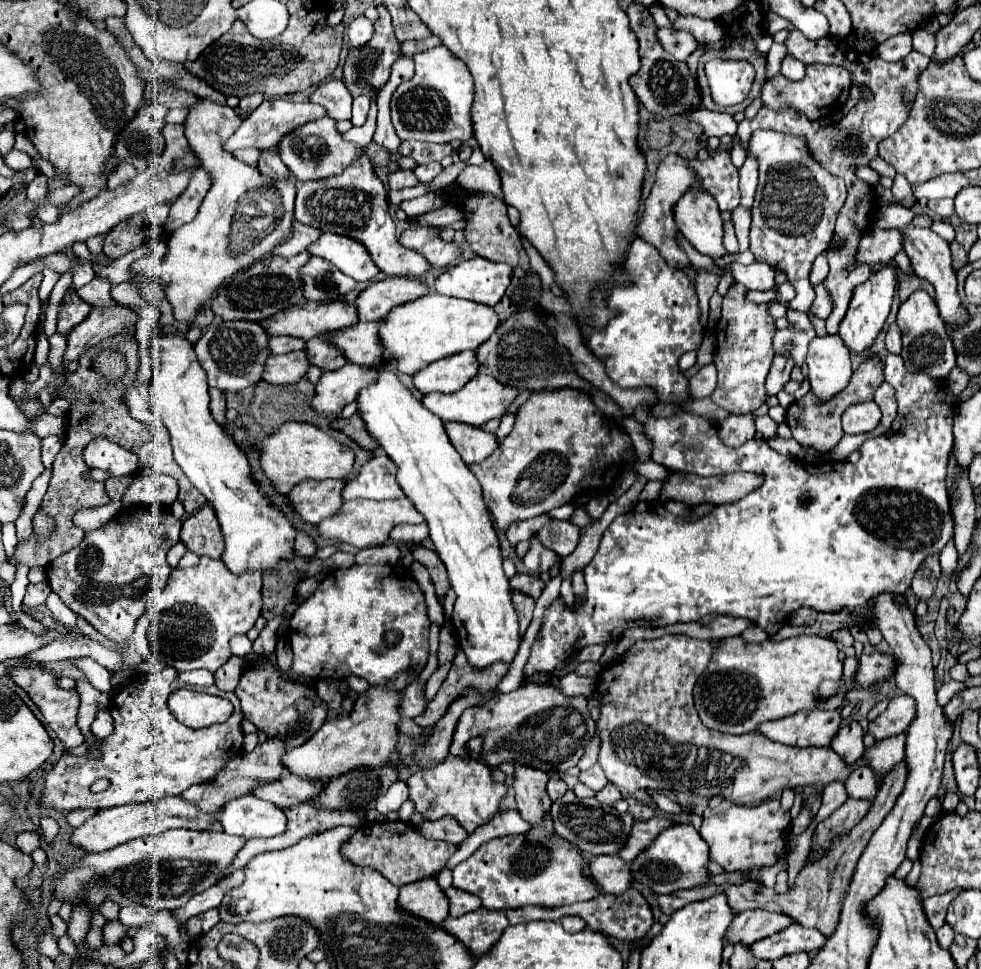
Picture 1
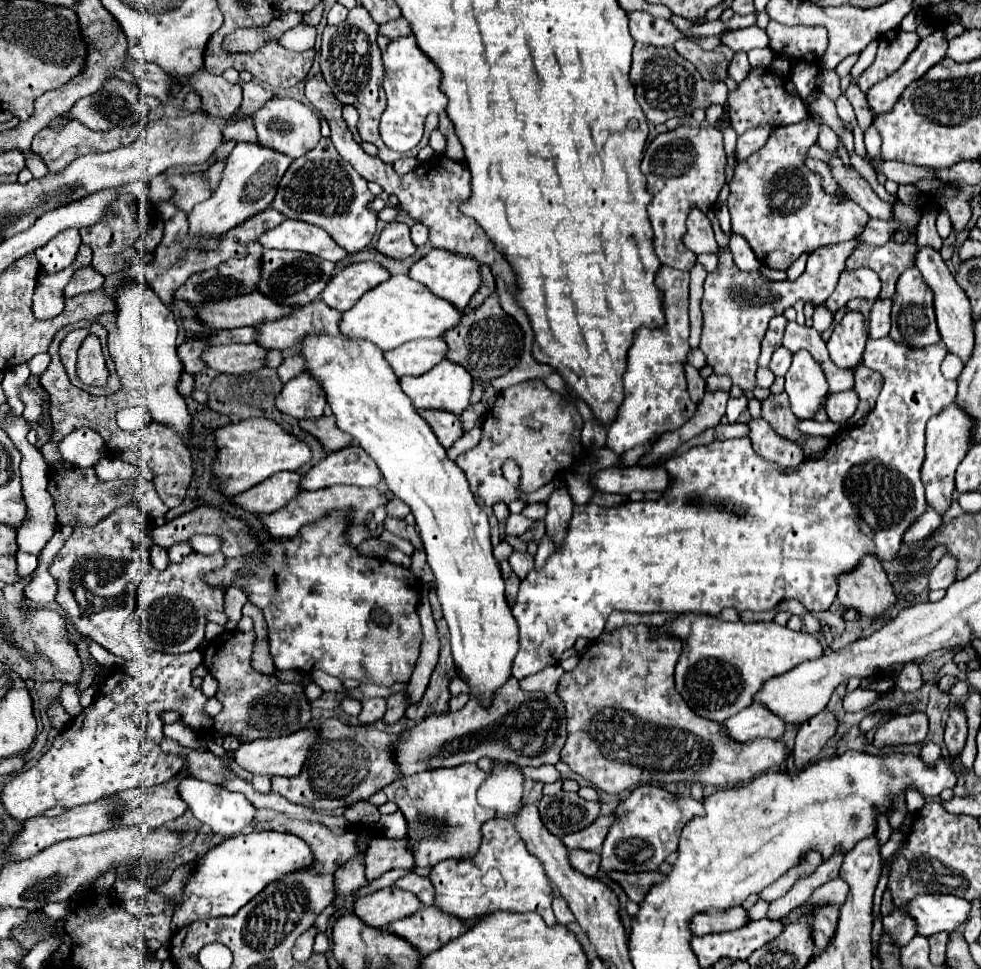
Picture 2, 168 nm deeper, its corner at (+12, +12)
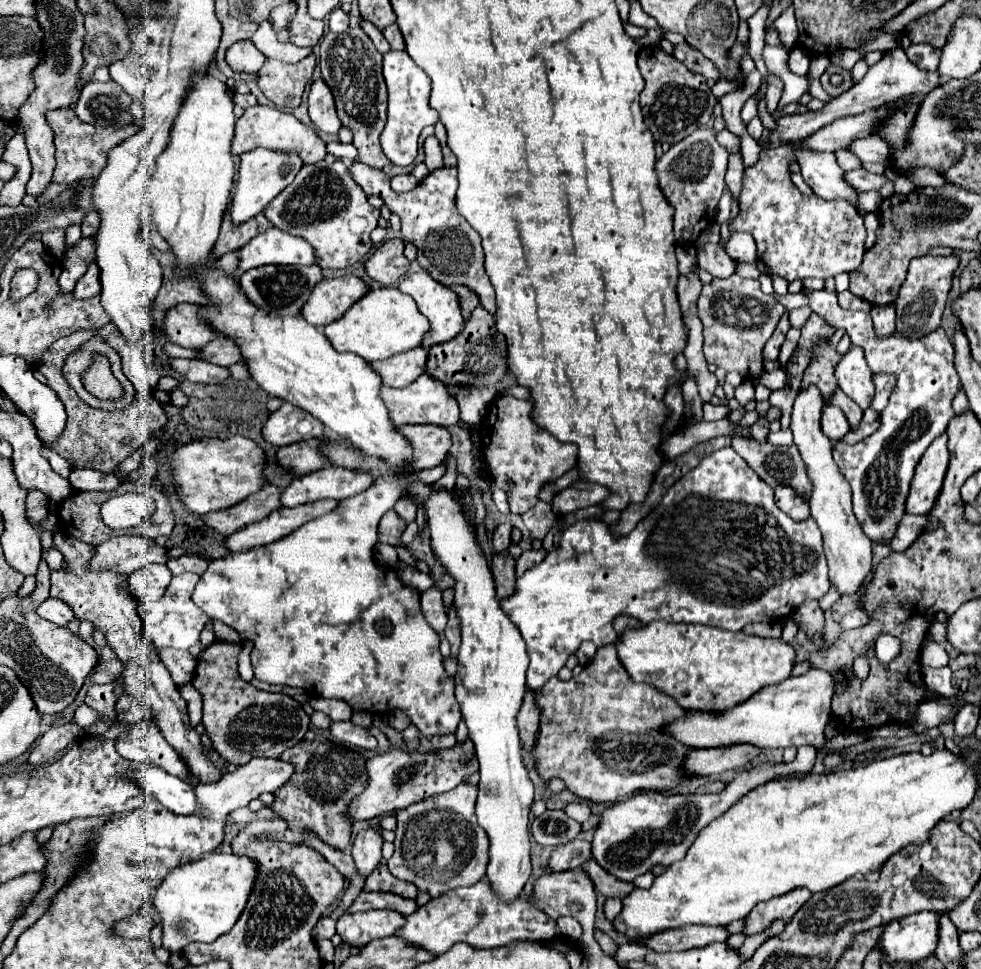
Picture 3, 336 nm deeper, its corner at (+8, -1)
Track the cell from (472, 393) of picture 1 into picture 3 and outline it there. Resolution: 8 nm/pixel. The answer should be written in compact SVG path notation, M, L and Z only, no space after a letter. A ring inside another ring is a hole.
M418 376L412 384L404 386L404 388L390 388L390 386L382 386L380 388L380 398L388 408L388 416L396 426L404 426L404 424L434 424L434 426L454 426L458 422L458 404L456 400L448 394L446 386L442 382L438 382L436 378L428 378Z

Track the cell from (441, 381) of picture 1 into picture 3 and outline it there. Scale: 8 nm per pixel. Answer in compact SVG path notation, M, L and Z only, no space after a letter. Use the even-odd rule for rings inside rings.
M410 348L406 352L400 352L388 360L378 360L372 362L372 370L380 374L384 386L392 388L402 388L412 384L416 376L424 374L424 364L426 364L428 352L424 348Z

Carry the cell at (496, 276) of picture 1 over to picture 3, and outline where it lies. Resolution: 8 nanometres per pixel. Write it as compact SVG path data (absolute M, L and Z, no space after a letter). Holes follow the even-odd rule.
M424 270L406 276L402 280L402 284L398 286L398 290L408 294L408 296L412 296L416 306L418 306L418 310L420 310L420 314L424 314L428 318L430 330L426 332L426 336L422 340L422 348L430 348L434 344L442 344L442 342L452 340L460 332L460 328L464 326L464 318L460 316L460 304L456 300L456 294L450 292L446 286L436 284L436 280L430 280L430 276L426 276Z

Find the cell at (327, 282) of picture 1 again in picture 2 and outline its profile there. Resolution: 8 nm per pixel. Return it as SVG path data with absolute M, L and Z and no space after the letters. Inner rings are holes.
M266 249L264 251L264 271L262 271L258 289L264 295L270 295L280 303L306 305L320 297L320 293L324 291L324 287L328 285L334 273L334 267L336 267L334 263L324 261L316 255L308 255L300 251L286 251L286 249Z

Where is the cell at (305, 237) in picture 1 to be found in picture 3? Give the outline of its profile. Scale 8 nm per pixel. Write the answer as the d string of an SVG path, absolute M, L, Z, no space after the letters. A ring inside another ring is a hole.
M228 210L224 212L224 220L222 220L222 230L220 230L220 238L214 246L214 254L216 256L224 256L228 252L236 252L238 248L242 248L248 240L252 240L254 236L258 236L260 232L266 232L272 224L268 224L268 220L258 214L252 220L244 222L244 224L234 224L228 216Z

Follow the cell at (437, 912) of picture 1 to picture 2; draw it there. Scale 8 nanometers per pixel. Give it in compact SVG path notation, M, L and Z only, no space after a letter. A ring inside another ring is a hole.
M384 887L370 895L358 897L354 903L356 915L370 927L384 927L396 919L414 915L422 907L420 899L398 887Z

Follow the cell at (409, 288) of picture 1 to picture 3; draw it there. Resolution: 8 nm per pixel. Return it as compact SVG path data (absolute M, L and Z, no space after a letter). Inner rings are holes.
M356 276L324 278L316 284L300 314L308 324L322 328L340 318L340 314L344 314L358 298L362 298L366 290L368 286Z

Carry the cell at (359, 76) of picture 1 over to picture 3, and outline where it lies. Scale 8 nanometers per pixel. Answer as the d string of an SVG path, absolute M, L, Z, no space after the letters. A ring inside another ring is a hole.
M360 26L348 28L340 36L328 32L320 42L320 70L324 82L330 86L340 122L354 132L352 144L358 148L358 162L368 164L370 168L382 170L390 178L396 174L410 174L416 164L424 161L423 144L428 136L434 135L434 126L425 127L419 136L417 160L412 166L394 166L380 148L380 134L386 124L386 84L382 78L382 54L374 48L372 40L364 34Z

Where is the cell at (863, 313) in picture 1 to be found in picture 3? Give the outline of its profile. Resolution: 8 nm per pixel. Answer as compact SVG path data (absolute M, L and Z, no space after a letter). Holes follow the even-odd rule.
M850 346L848 354L842 356L838 368L836 368L836 378L840 390L852 398L862 410L866 410L874 398L874 382L872 382L872 372L864 360L862 348Z

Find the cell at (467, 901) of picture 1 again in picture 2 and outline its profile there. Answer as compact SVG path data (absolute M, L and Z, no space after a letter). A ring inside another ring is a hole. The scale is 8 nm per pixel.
M412 871L406 877L402 877L400 881L396 881L396 887L412 891L416 897L420 897L420 901L424 905L434 905L436 893L434 893L434 885L432 885L432 881L428 877L420 877L420 875L416 875Z

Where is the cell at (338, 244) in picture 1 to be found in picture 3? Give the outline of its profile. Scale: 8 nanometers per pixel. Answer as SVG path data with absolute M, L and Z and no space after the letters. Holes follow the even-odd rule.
M270 228L236 252L240 272L266 264L316 264L312 246L298 236Z

